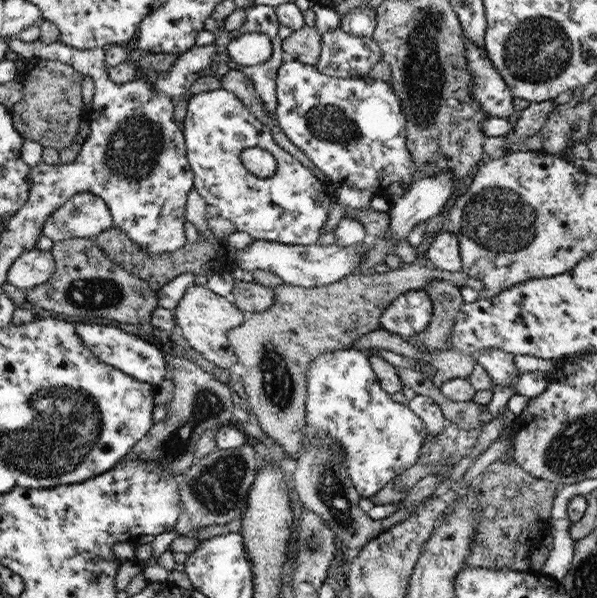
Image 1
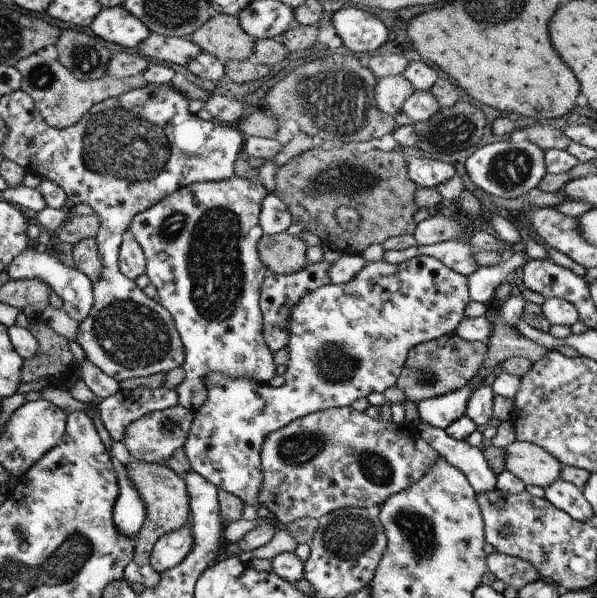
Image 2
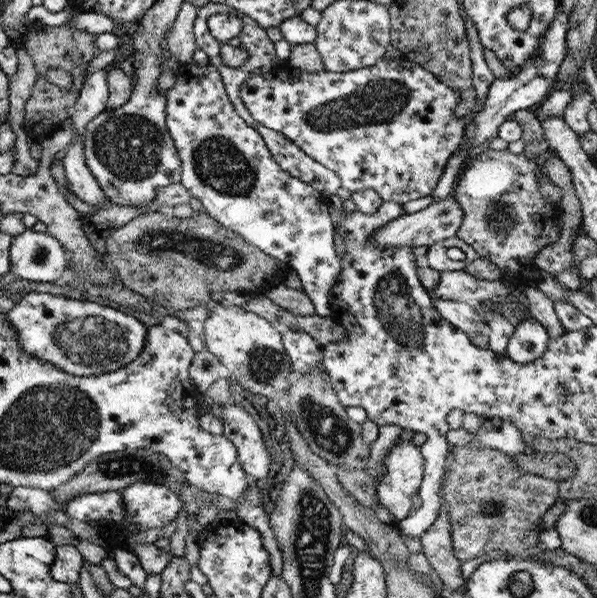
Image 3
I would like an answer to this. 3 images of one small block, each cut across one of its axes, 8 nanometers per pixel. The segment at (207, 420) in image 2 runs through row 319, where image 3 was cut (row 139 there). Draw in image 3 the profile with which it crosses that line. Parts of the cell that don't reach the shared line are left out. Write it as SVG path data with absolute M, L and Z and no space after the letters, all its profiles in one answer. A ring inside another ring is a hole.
M389 55L382 56L374 65L362 67L348 72L304 72L300 68L294 68L288 62L282 62L275 66L271 71L258 76L248 78L246 82L242 82L240 86L240 96L244 101L251 116L260 122L266 128L271 128L272 131L281 133L286 136L293 144L296 144L304 153L308 154L313 160L322 164L326 169L332 170L338 174L341 181L341 187L346 188L349 192L358 192L364 188L376 190L378 196L382 197L383 201L392 201L402 203L418 200L419 198L430 195L440 181L442 174L445 172L448 160L453 156L456 150L461 146L463 137L465 136L465 127L468 120L461 120L454 114L456 106L460 102L462 94L456 92L438 80L434 73L422 68L422 65L416 61L410 61L408 58L392 58L387 59Z

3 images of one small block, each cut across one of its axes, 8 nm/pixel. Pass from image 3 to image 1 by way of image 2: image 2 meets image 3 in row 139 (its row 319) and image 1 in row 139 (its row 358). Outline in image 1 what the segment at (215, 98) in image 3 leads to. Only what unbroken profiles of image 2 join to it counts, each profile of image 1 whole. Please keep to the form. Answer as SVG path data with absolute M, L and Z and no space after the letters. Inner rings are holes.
M221 88L193 95L188 100L183 128L193 166L193 188L207 204L219 208L222 218L228 218L237 230L255 240L286 245L319 243L328 206L335 200L331 188L277 146L270 128L254 117L233 92ZM248 148L260 148L272 155L278 166L276 174L257 178L247 172L240 156Z

